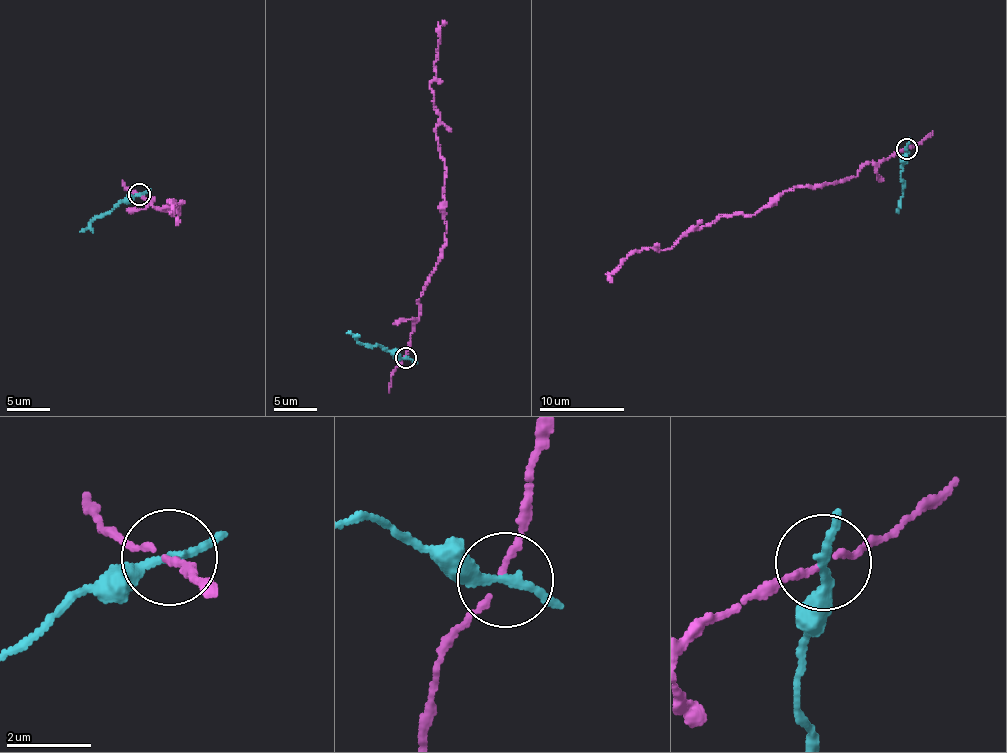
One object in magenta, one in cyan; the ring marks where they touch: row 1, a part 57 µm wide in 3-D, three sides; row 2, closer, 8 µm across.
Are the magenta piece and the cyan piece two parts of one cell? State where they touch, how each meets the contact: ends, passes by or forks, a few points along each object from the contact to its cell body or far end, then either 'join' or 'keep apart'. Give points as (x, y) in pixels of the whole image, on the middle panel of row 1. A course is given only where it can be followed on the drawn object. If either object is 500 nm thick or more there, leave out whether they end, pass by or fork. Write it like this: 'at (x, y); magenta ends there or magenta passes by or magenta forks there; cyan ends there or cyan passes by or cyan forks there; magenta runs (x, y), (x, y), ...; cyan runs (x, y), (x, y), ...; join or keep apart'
at (405, 358); magenta passes by; cyan passes by; magenta runs (404, 357), (447, 230), (447, 168), (429, 83), (436, 75), (444, 23); cyan runs (406, 358), (395, 358), (380, 346), (368, 345), (346, 333); keep apart

